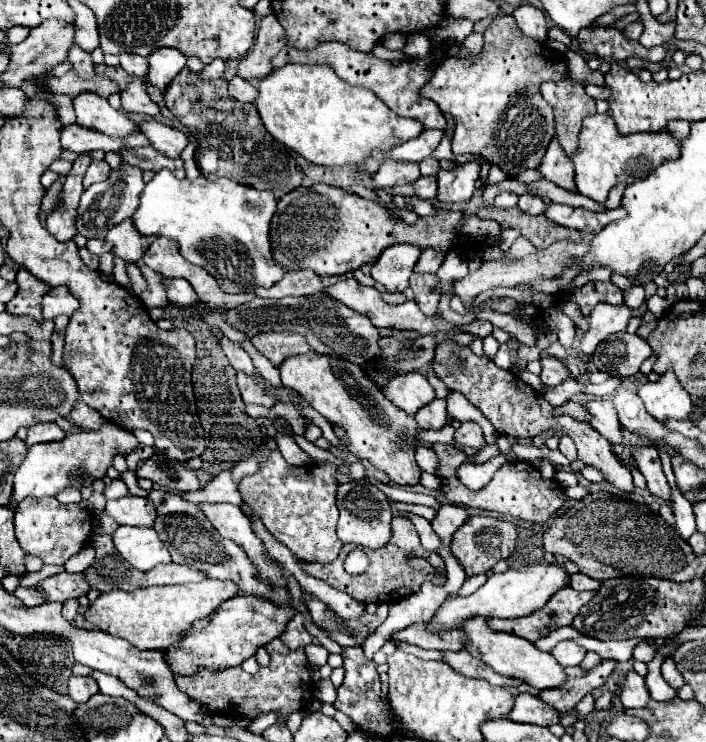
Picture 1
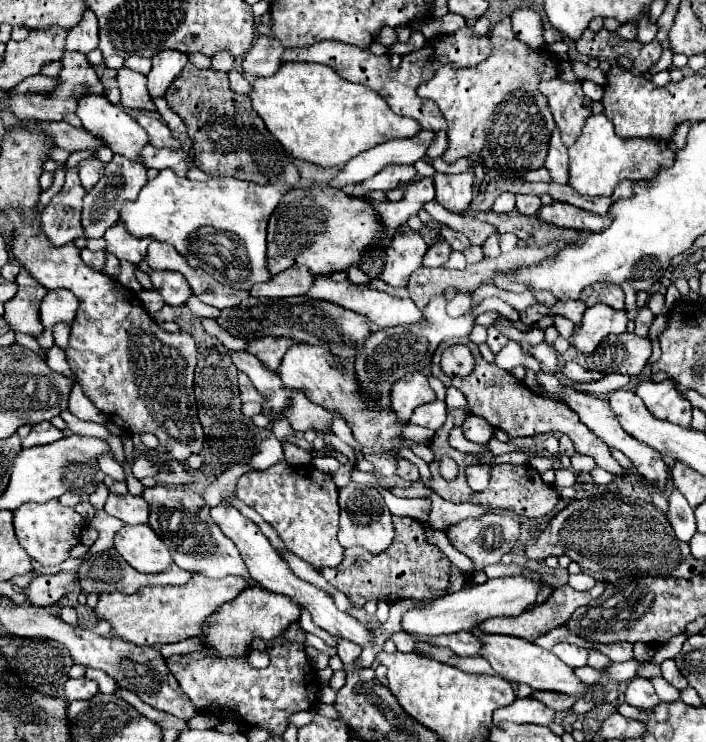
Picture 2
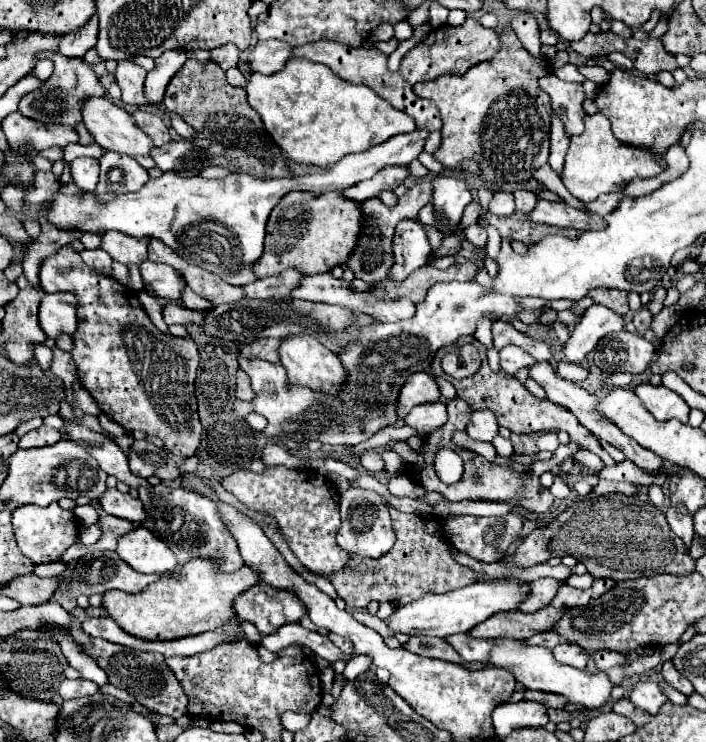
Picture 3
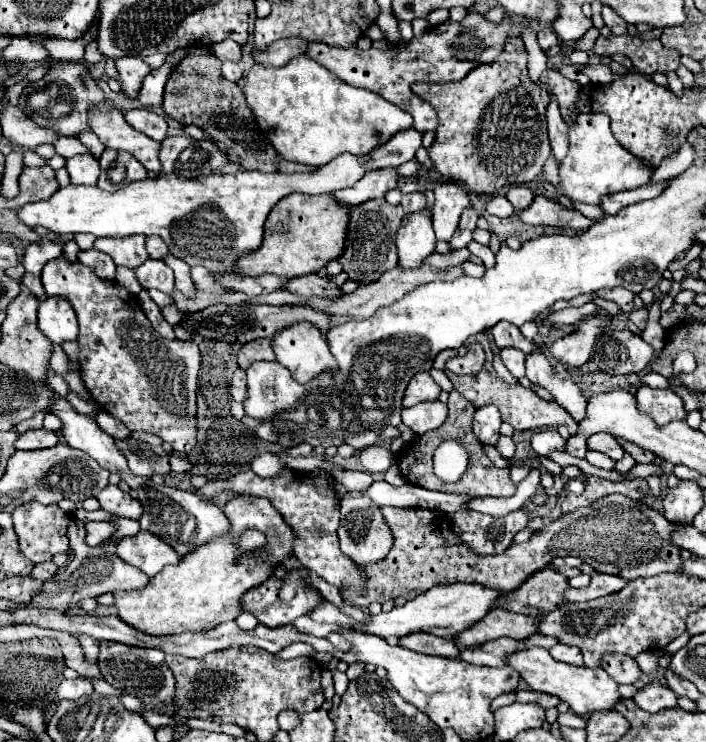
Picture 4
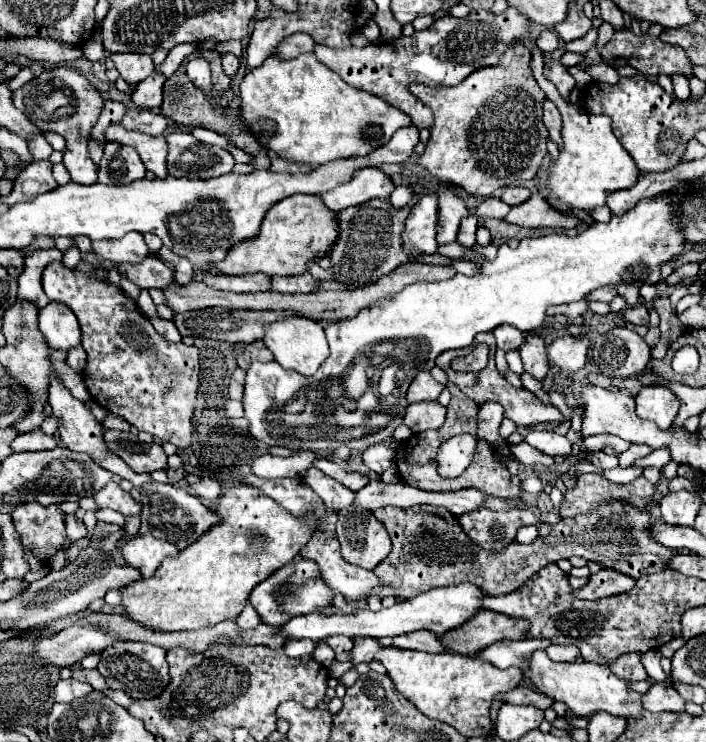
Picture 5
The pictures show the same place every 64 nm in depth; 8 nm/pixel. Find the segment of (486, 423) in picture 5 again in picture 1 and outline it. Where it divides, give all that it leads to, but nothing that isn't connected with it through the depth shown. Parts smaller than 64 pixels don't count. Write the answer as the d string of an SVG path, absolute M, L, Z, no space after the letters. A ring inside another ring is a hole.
M464 422L456 432L454 432L454 442L462 444L462 446L468 446L468 448L484 448L486 446L486 440L482 436L482 428L474 422Z

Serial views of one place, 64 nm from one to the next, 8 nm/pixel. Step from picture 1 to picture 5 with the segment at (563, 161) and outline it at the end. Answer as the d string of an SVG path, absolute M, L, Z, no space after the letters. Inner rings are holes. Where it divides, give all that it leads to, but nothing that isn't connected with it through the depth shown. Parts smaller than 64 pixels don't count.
M550 100L544 102L544 124L550 132L550 140L558 144L558 150L562 150L562 136L560 136L560 130L562 130L562 116L556 108L556 104L552 104Z

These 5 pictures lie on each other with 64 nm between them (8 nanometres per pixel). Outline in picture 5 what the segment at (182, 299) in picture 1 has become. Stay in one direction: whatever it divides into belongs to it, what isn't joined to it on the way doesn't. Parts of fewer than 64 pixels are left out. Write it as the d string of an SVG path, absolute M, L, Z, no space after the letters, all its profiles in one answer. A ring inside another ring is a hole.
M148 256L140 264L122 264L118 266L118 272L128 276L134 284L140 288L158 288L164 290L174 282L174 272L170 266L166 266L158 256Z

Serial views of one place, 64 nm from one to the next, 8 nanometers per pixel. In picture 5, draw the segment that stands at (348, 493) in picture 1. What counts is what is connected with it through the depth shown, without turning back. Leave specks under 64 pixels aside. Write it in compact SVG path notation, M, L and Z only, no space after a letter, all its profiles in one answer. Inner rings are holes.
M352 504L338 512L340 520L336 524L336 532L342 556L350 564L372 570L388 556L392 542L384 524L376 520L372 510L356 508L358 506Z

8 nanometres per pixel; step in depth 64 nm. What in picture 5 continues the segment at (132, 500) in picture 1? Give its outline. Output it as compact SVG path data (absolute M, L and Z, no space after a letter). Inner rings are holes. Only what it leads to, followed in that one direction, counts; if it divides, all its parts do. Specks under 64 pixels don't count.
M110 482L100 492L96 492L94 500L100 508L116 510L122 516L138 516L140 514L140 504L128 492L124 492L116 482Z

